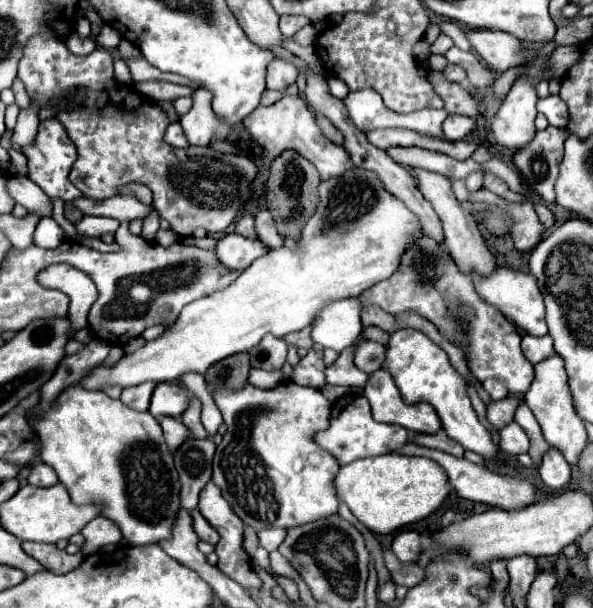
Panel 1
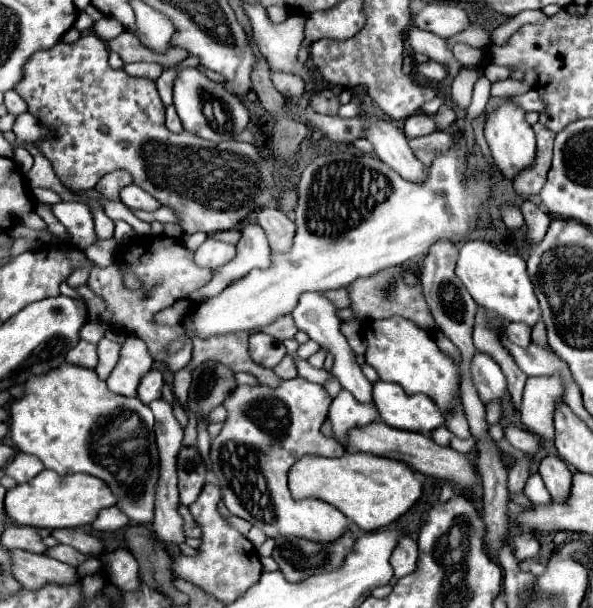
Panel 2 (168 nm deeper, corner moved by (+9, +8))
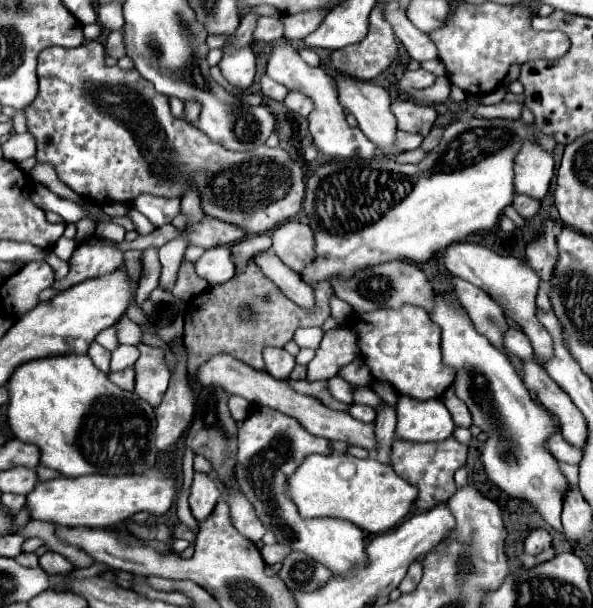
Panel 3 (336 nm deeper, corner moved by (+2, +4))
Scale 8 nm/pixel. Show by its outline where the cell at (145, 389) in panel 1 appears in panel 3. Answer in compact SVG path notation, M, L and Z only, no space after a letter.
M130 366L130 368L126 368L126 370L122 370L122 372L108 374L108 378L110 378L118 388L122 388L122 390L128 390L128 392L132 392L132 390L134 390L136 372L134 372L134 368L132 368L132 366Z

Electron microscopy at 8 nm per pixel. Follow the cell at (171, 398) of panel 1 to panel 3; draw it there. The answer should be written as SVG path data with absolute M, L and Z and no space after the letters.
M138 344L138 350L140 350L140 358L136 360L136 368L140 368L140 372L136 372L136 390L134 392L140 398L148 400L148 404L156 406L156 404L160 404L160 400L164 398L164 392L168 388L170 370L166 368L166 364L162 360L160 348Z

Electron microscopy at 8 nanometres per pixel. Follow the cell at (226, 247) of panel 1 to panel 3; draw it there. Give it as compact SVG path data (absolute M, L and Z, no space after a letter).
M216 246L206 250L196 262L196 274L208 282L224 284L234 276L232 254L228 246Z

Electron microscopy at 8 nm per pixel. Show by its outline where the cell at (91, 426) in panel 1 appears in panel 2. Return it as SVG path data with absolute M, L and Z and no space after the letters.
M63 362L61 366L41 376L31 376L25 382L23 396L9 404L9 414L11 440L21 452L41 458L43 466L55 470L57 474L65 476L85 472L105 480L111 486L113 494L119 498L119 510L123 510L137 524L153 522L155 484L159 478L159 454L155 446L153 412L147 408L147 404L143 404L139 398L127 398L111 392L107 384L97 378L95 370Z

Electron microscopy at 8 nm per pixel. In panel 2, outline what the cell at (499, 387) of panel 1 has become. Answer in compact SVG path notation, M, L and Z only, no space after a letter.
M475 352L471 366L471 380L477 388L481 402L487 406L491 402L501 402L507 394L507 380L499 368L499 364L485 352Z

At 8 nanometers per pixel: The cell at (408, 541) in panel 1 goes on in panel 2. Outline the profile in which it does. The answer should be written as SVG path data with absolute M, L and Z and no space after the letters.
M403 536L391 556L391 564L395 568L395 578L413 574L417 568L417 542L409 536Z

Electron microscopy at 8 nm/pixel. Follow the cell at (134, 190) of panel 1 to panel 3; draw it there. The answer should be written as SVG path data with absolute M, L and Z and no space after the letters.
M108 202L108 204L102 206L102 210L104 210L108 216L126 216L128 204L124 204L124 202Z

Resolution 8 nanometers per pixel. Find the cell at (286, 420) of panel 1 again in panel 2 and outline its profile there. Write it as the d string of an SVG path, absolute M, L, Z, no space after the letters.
M305 378L283 380L279 388L237 386L223 406L229 416L211 444L211 468L219 480L223 500L231 514L261 528L269 538L303 536L305 540L329 544L349 530L345 514L321 500L293 500L287 488L287 472L305 454L337 458L345 448L321 434L321 424L333 398L319 384Z

